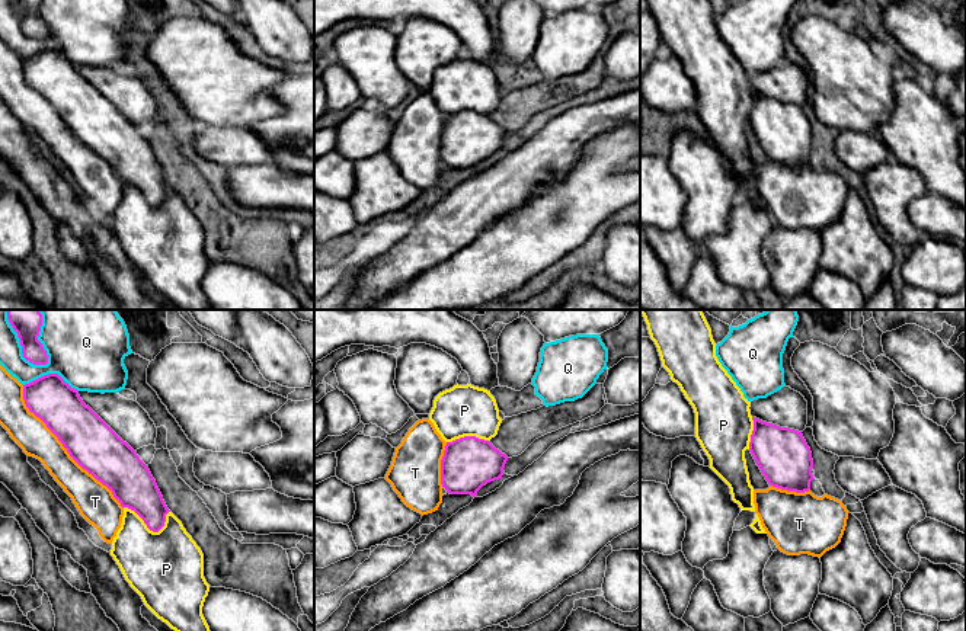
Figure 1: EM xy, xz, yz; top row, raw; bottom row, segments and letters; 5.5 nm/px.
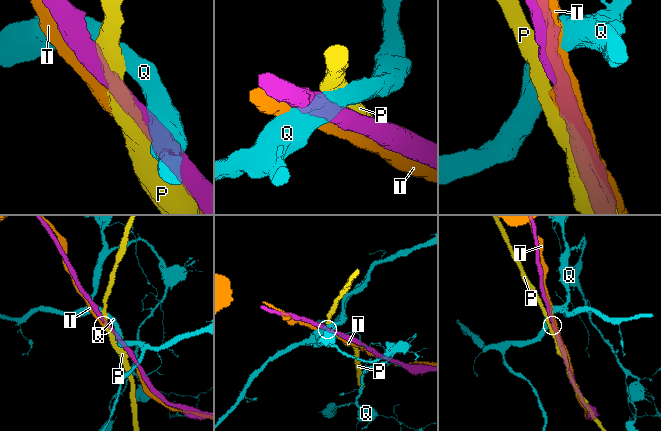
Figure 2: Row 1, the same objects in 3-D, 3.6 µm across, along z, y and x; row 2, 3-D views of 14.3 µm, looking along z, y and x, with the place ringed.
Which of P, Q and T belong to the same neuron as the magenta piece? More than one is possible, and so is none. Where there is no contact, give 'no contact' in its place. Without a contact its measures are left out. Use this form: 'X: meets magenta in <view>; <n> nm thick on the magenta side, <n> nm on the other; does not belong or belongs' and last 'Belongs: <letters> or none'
P: meets magenta in xy; 240 nm thick on the magenta side, 420 nm on the other; does not belong
Q: meets magenta in xy; 120 nm thick on the magenta side, 240 nm on the other; does not belong
T: meets magenta in xy; 280 nm thick on the magenta side, 190 nm on the other; belongs
Belongs: T

